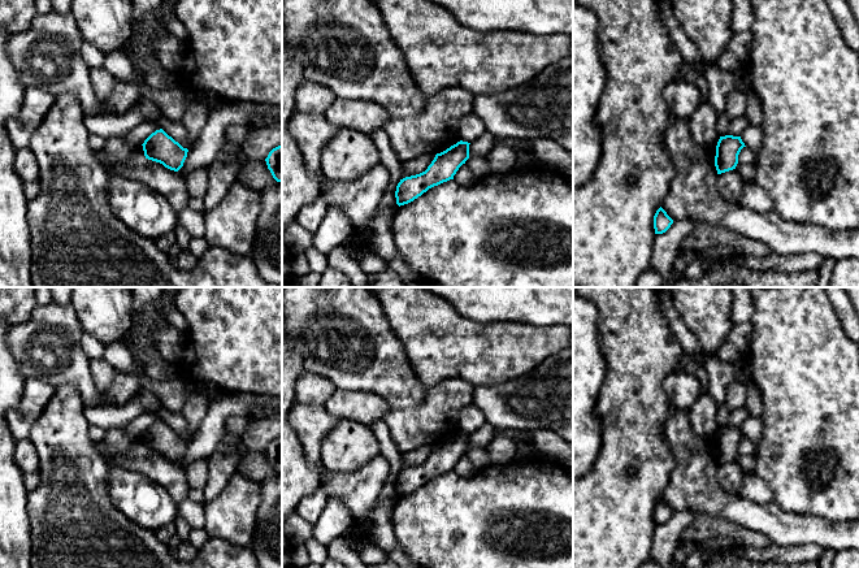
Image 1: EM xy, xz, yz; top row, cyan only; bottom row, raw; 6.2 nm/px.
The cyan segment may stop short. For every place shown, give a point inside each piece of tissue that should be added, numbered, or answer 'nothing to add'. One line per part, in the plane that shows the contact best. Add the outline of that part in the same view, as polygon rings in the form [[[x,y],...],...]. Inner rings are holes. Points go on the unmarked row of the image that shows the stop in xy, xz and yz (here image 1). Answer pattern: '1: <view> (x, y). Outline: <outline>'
nothing to add

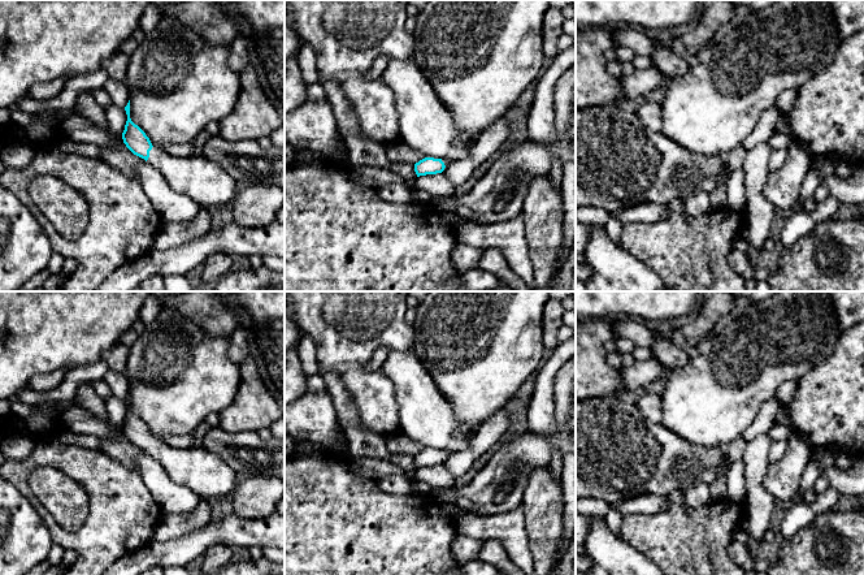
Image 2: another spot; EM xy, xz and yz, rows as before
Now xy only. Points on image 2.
1: xy (205, 474). Outline: [[[152,438],[147,454],[161,463],[174,483],[191,489],[201,500],[210,501],[235,489],[235,472],[203,446],[177,449]]]

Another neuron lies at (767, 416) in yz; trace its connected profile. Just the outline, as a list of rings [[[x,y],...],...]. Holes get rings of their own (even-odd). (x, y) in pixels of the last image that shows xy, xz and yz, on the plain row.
[[[776,397],[764,402],[757,416],[739,436],[743,444],[750,442],[759,435],[767,435],[776,423],[777,415],[782,407],[783,405]]]

